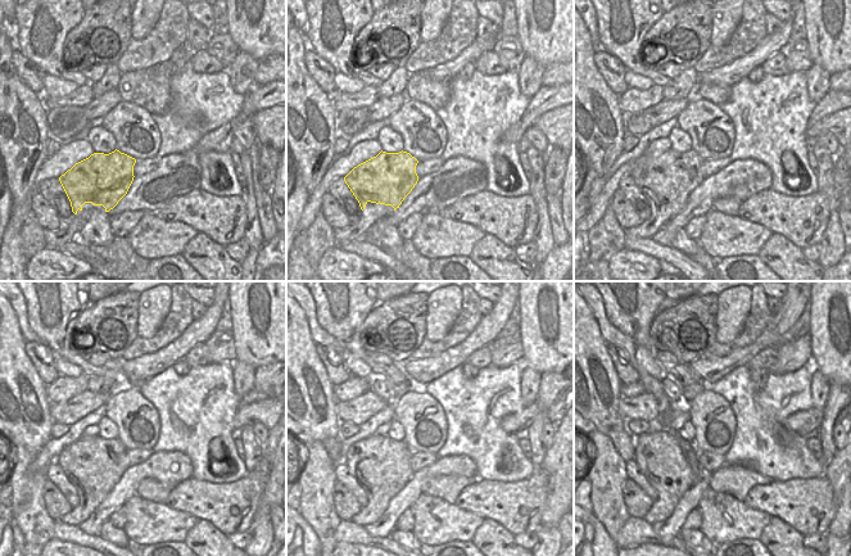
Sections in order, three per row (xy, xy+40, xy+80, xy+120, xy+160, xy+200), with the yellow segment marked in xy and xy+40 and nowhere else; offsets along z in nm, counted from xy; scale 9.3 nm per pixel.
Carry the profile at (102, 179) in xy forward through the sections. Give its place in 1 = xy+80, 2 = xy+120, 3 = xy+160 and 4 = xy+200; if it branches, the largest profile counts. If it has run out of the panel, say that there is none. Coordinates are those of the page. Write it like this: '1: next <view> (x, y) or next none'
1: next xy+80 (671, 177)
2: next xy+120 (93, 462)
3: next xy+160 (385, 464)
4: next xy+200 (657, 453)

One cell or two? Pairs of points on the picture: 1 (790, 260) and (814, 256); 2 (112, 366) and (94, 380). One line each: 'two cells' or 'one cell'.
1: two cells
2: one cell

